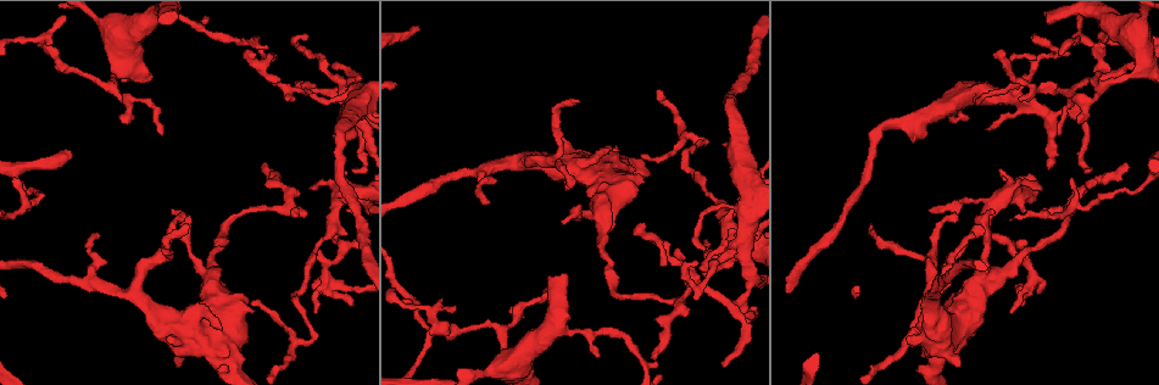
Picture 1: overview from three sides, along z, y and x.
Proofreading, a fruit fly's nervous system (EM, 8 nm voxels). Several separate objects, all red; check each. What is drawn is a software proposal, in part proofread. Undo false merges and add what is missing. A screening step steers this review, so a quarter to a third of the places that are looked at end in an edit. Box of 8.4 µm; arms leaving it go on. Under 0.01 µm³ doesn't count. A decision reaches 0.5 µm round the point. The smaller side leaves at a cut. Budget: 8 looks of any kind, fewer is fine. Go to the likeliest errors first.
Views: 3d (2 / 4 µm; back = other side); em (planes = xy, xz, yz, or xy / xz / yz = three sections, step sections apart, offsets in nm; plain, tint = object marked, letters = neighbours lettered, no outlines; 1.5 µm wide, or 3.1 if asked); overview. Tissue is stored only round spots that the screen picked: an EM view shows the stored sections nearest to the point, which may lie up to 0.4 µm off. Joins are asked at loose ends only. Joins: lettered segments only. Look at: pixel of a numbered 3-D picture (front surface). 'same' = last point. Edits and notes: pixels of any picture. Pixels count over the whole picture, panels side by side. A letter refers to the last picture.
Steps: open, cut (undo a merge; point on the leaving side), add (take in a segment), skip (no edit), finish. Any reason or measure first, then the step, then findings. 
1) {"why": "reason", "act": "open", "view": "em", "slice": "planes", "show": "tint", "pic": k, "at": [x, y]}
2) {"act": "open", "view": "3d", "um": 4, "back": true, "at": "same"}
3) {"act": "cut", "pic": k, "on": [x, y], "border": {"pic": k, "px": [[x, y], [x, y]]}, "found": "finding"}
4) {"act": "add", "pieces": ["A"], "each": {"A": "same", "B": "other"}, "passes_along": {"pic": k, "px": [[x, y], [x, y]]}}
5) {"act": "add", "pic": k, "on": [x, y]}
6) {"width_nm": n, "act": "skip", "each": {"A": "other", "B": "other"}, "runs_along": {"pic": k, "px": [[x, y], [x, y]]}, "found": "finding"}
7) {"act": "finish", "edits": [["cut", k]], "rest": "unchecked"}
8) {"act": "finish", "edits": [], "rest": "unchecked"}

{"act": "open", "view": "3d", "um": 2, "back": true, "pic": 1, "at": [169, 339]}

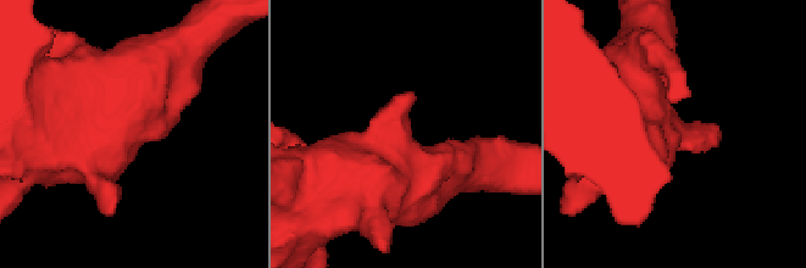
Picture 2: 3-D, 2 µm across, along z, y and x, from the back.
{"act": "open", "view": "em", "slice": "yz", "step": 4, "show": "tint", "pic": 2, "at": [719, 130]}

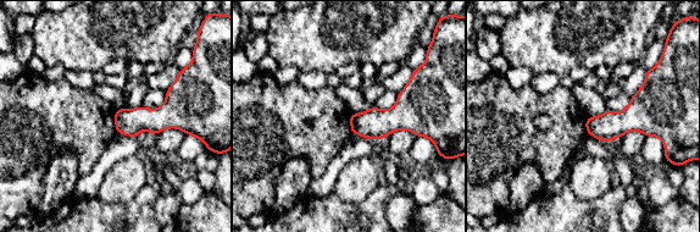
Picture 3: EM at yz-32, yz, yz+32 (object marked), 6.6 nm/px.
{"why": "cut it another way", "act": "open", "view": "em", "slice": "planes", "show": "letters", "at": "same"}

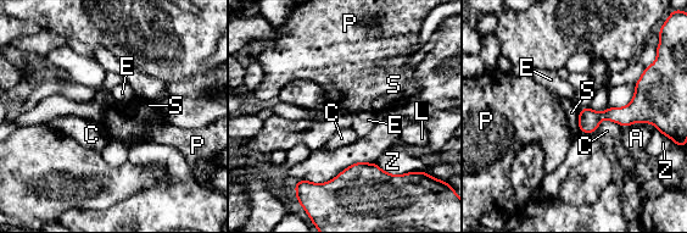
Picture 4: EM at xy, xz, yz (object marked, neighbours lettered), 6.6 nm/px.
{"act": "skip", "each": {"A": "other", "C": "other", "E": "other", "L": "other", "P": "other", "S": "other", "Z": "other"}, "border": {"pic": 4, "px": [[579, 111], [576, 121]]}, "found": "none of them fits"}

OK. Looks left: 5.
{"why": "free end", "act": "open", "view": "em", "slice": "planes", "show": "tint", "pic": 1, "at": [353, 171]}

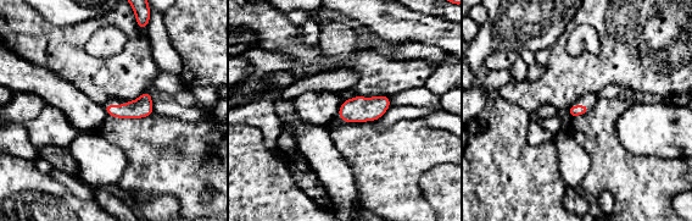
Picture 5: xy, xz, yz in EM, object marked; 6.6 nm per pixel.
{"act": "open", "view": "em", "slice": "planes", "show": "letters", "at": "same"}

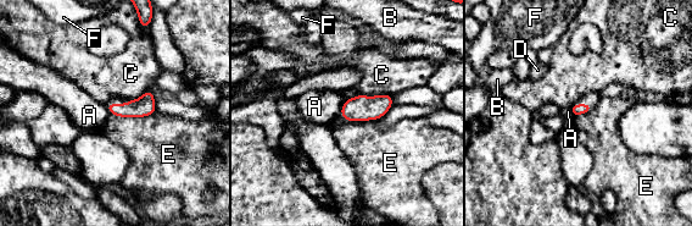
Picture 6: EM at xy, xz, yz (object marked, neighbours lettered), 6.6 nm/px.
{"longest_contact_nm": ["C", 300], "act": "skip", "each": {"A": "other", "B": "other", "C": "other", "D": "other", "E": "other", "F": "other"}, "border": {"pic": 6, "px": [[155, 111], [144, 116], [111, 114]]}, "found": "none of them fits"}

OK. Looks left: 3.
{"why": "three arms meet", "act": "open", "view": "em", "slice": "xy", "step": 8, "show": "tint", "pic": 1, "at": [1137, 27]}

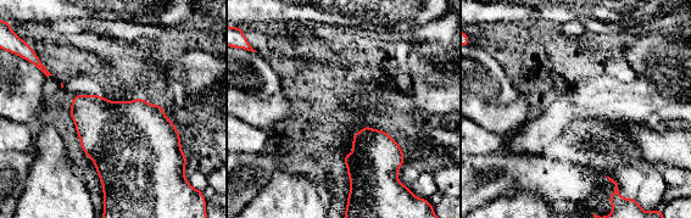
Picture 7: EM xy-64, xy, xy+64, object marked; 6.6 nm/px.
{"act": "open", "view": "em", "slice": "planes", "show": "tint", "at": "same"}

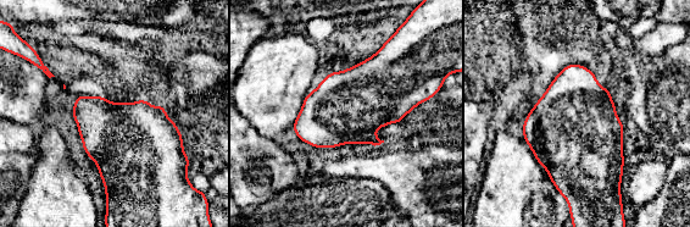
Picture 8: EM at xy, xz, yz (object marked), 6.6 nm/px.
{"act": "open", "view": "em", "slice": "planes", "show": "letters", "at": "same"}

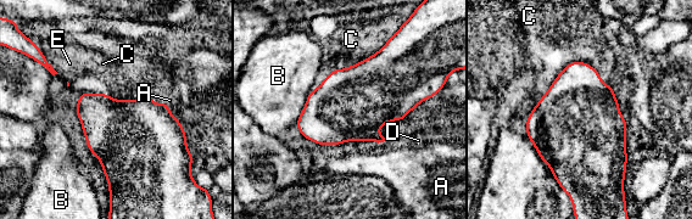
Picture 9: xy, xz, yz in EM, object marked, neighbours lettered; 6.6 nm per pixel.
{"act": "skip", "each": {"A": "other", "B": "other", "C": "other", "D": "other", "E": "other"}, "found": "continuous, no second neuron"}

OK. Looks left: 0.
{"act": "finish", "edits": [], "rest": "unchecked"}

